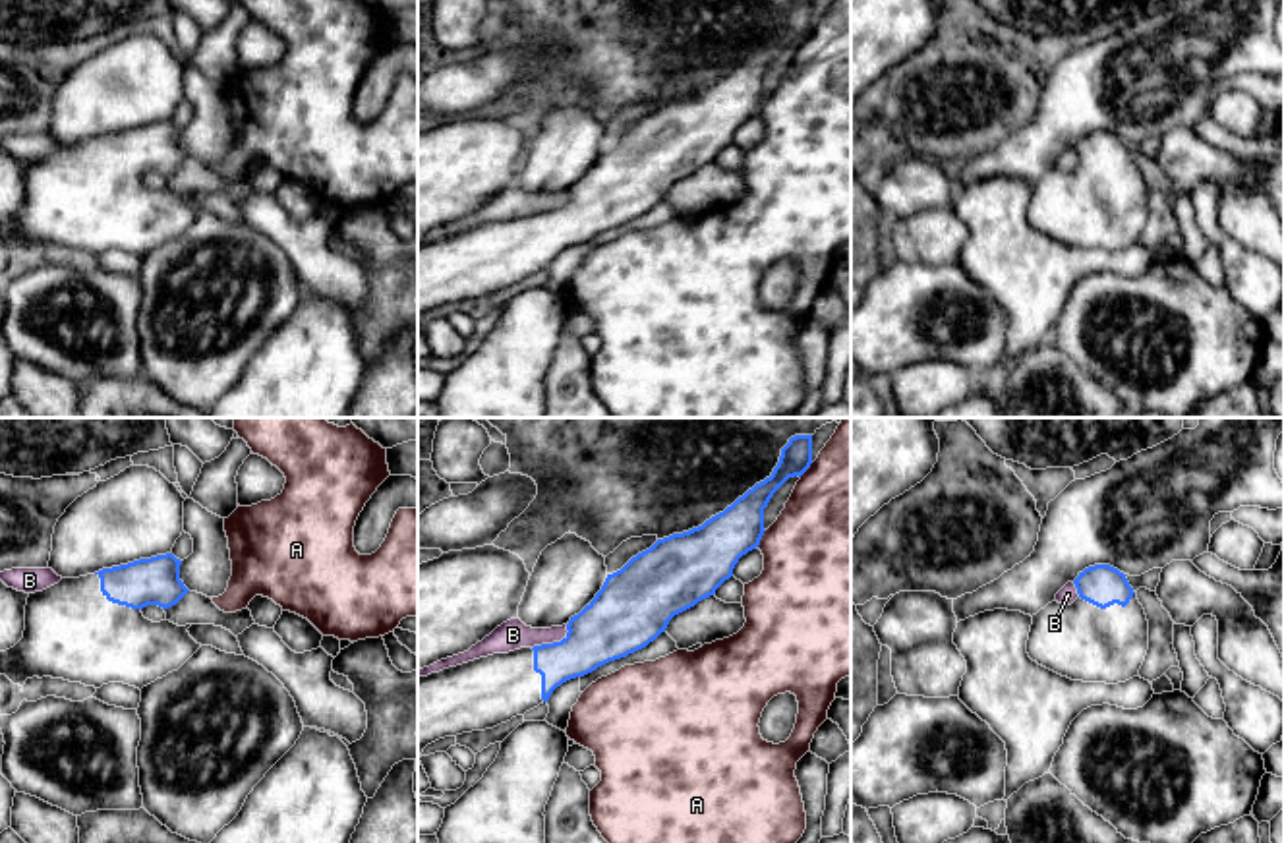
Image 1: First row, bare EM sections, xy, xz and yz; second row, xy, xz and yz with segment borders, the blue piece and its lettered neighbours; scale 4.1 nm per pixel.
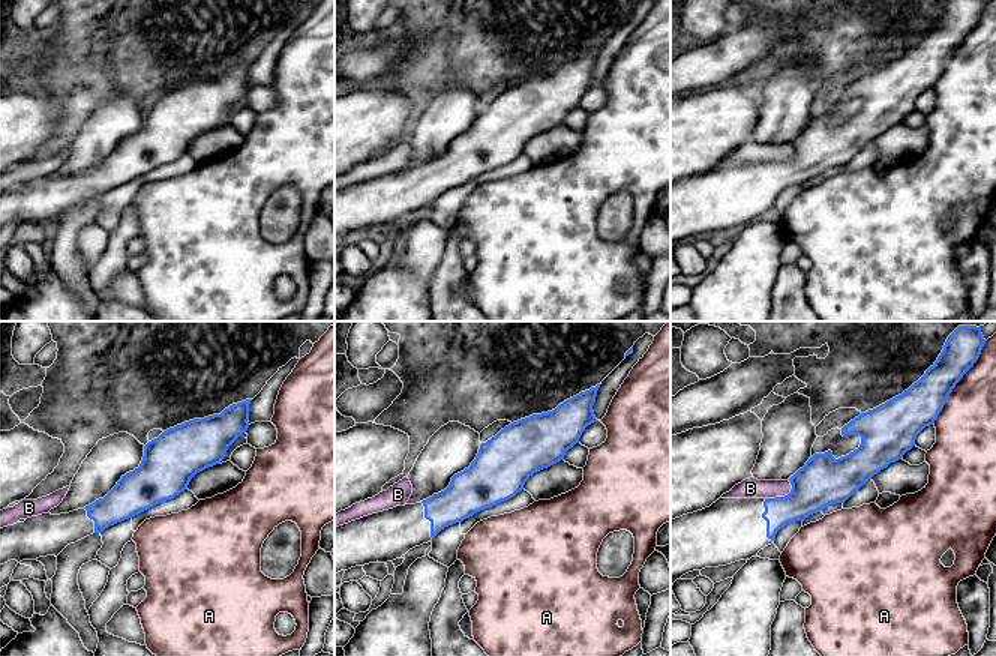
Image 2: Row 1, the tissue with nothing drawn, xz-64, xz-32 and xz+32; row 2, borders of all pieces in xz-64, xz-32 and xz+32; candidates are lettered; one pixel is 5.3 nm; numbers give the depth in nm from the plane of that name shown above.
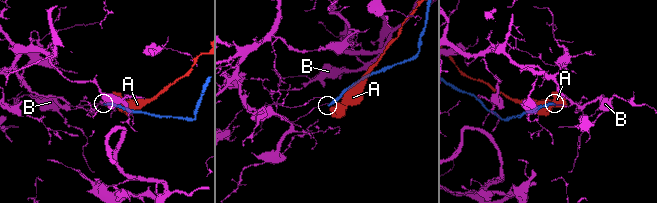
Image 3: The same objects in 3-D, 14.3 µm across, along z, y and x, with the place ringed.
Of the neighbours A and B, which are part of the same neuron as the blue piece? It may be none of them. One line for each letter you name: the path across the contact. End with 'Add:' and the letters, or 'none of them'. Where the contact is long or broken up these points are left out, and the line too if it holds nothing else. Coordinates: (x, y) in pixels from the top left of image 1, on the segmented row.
Add: none of them

